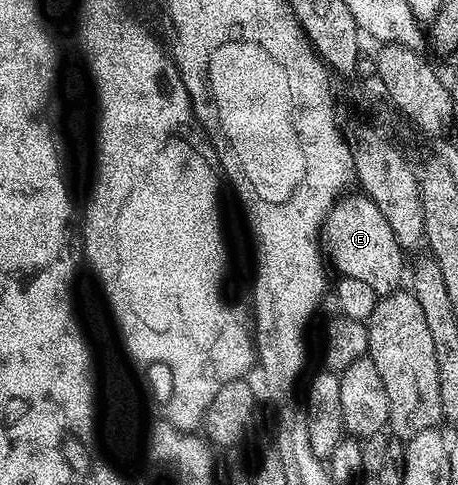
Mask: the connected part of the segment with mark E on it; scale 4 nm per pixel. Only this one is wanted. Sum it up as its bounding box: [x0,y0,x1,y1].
[321,195,405,294]

